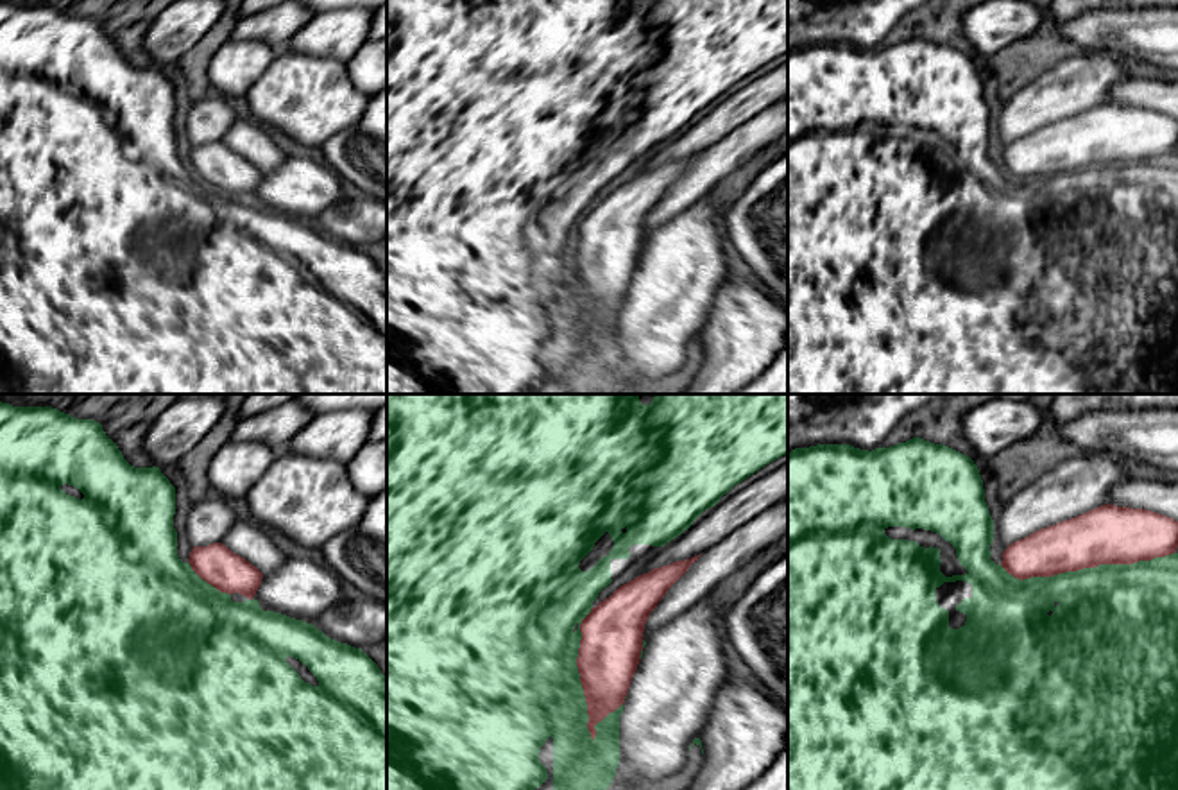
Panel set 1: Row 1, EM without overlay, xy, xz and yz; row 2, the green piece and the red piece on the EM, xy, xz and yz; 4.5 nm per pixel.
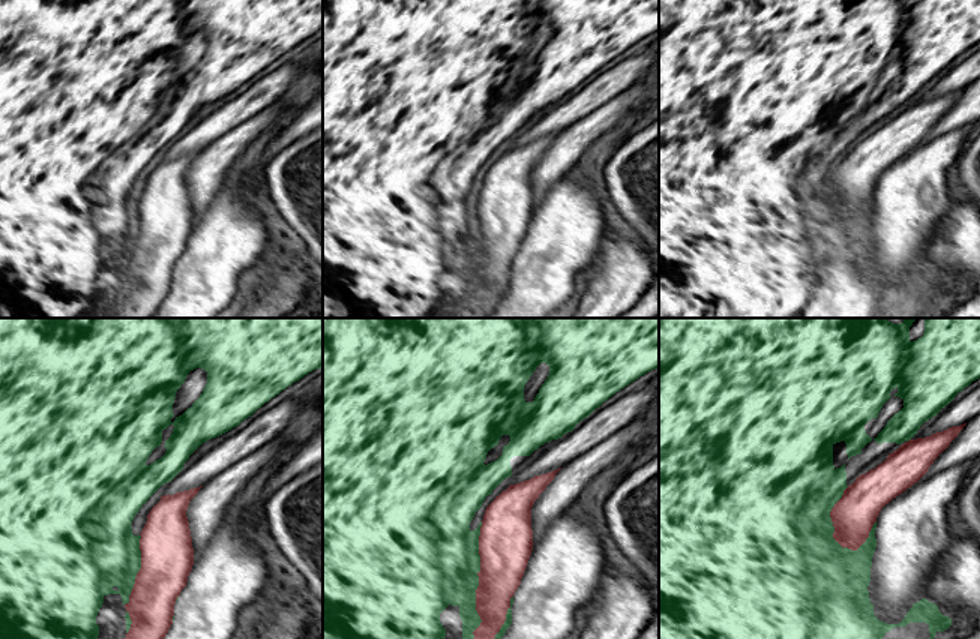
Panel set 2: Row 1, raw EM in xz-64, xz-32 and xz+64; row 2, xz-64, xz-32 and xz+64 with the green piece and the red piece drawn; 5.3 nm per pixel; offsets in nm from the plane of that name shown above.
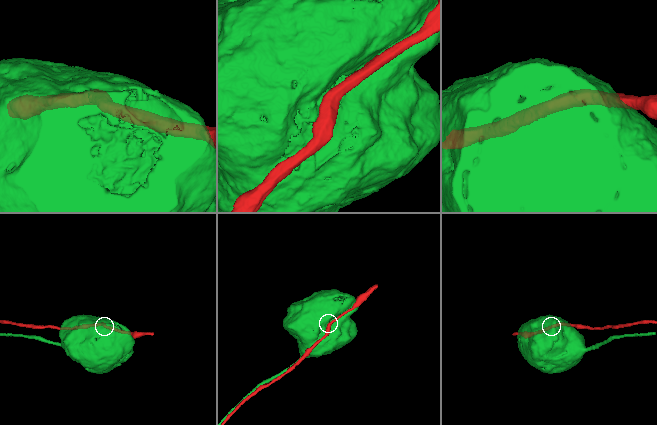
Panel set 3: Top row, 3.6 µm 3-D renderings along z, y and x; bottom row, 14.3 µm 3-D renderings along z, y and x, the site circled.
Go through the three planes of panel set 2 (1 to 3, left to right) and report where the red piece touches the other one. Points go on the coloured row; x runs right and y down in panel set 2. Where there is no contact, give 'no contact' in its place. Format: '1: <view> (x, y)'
1: xz-64 (138, 570)
2: xz-32 (477, 581)
3: xz+64 (832, 524)

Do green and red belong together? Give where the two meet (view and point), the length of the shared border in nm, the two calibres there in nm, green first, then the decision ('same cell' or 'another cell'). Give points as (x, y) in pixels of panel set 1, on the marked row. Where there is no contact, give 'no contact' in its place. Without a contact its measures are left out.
meets green in yz at (1087, 568); contact 800 nm long; 480 nm thick on the green side, 260 nm on the other; another cell

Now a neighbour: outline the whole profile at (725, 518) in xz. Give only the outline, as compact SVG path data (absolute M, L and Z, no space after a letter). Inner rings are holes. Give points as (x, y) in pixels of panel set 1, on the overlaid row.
M788 464L718 503L698 523L691 525L664 546L659 546L641 575L653 568L686 561L711 550L714 545L732 536L739 527L750 523L755 516L786 498Z

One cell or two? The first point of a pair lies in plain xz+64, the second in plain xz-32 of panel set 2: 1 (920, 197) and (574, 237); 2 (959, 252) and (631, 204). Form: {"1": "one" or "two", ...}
{"1": "one", "2": "two"}

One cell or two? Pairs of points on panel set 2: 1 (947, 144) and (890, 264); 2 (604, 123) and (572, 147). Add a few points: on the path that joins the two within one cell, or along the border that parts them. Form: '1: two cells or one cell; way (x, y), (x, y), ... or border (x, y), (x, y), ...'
1: one cell; way (922, 174), (911, 194), (899, 234)
2: one cell; way (596, 125), (580, 140)

